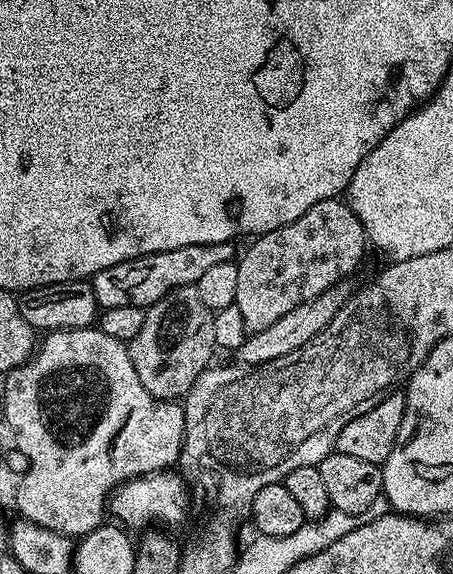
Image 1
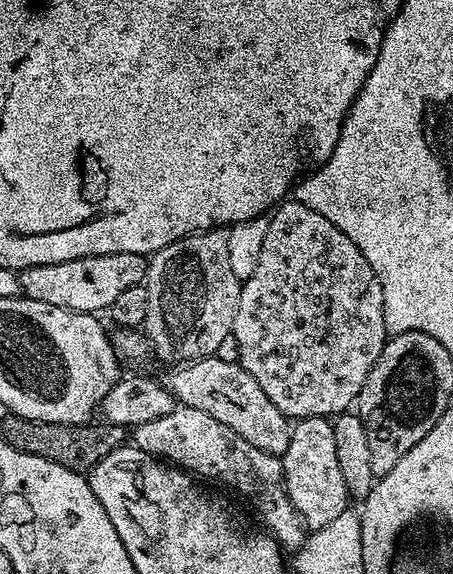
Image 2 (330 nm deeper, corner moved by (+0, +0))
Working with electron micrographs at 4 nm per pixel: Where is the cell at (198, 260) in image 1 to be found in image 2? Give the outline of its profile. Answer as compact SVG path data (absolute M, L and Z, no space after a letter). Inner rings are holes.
M98 254L86 258L74 258L70 262L54 262L50 266L30 266L20 269L20 290L34 302L50 302L50 306L62 306L75 312L91 312L111 309L112 304L129 286L138 286L148 279L148 260L138 254Z

